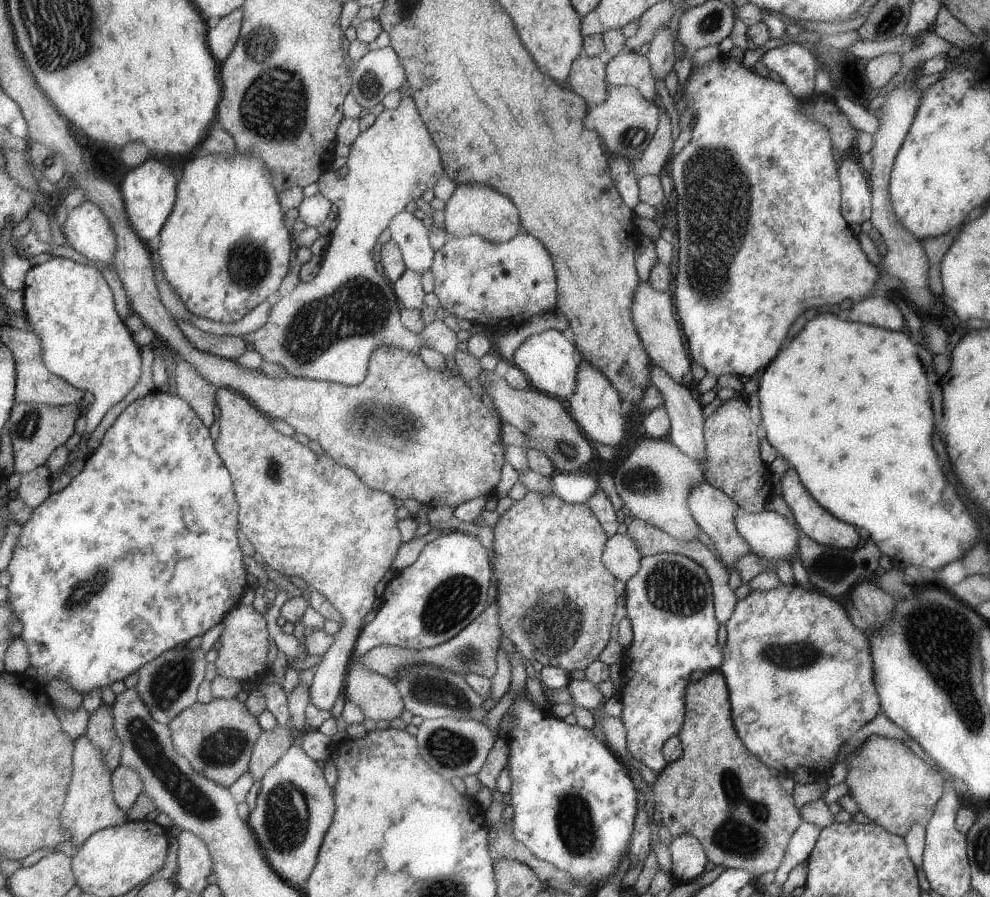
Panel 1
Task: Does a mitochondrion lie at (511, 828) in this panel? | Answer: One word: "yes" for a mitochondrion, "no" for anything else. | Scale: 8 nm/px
no

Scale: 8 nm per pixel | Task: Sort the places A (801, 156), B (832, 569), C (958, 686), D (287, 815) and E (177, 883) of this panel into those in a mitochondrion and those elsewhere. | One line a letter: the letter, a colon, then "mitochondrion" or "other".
A: other
B: mitochondrion
C: mitochondrion
D: mitochondrion
E: other

